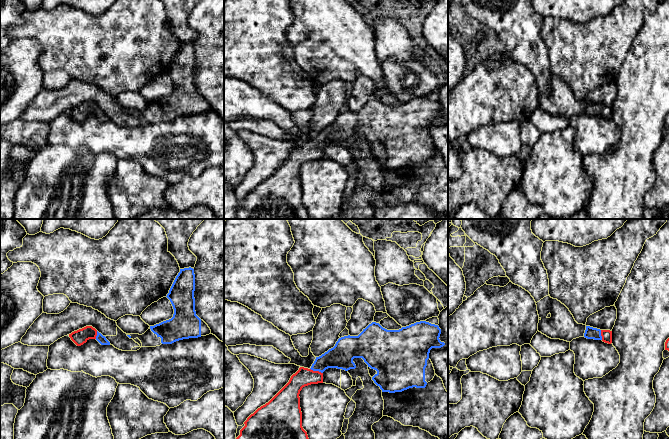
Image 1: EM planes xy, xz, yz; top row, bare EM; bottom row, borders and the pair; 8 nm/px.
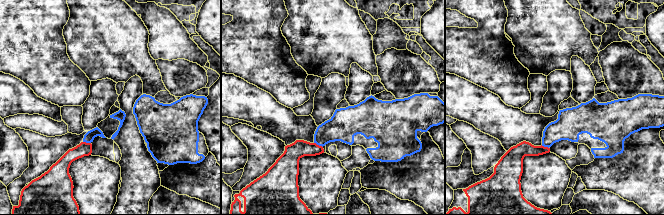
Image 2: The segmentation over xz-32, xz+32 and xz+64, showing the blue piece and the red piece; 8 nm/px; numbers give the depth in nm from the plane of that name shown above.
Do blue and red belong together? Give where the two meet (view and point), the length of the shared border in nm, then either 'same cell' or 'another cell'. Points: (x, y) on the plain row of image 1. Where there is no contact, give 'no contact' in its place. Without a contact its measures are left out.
contact xz (316, 146); length 110 nm; same cell

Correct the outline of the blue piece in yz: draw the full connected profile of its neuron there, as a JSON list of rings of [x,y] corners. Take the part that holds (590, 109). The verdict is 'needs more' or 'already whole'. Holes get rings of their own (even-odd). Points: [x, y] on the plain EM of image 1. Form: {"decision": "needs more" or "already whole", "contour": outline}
{"decision": "needs more", "contour": [[[586,102],[584,113],[587,115],[602,116],[605,119],[612,119],[612,107],[600,106],[590,102]]]}

